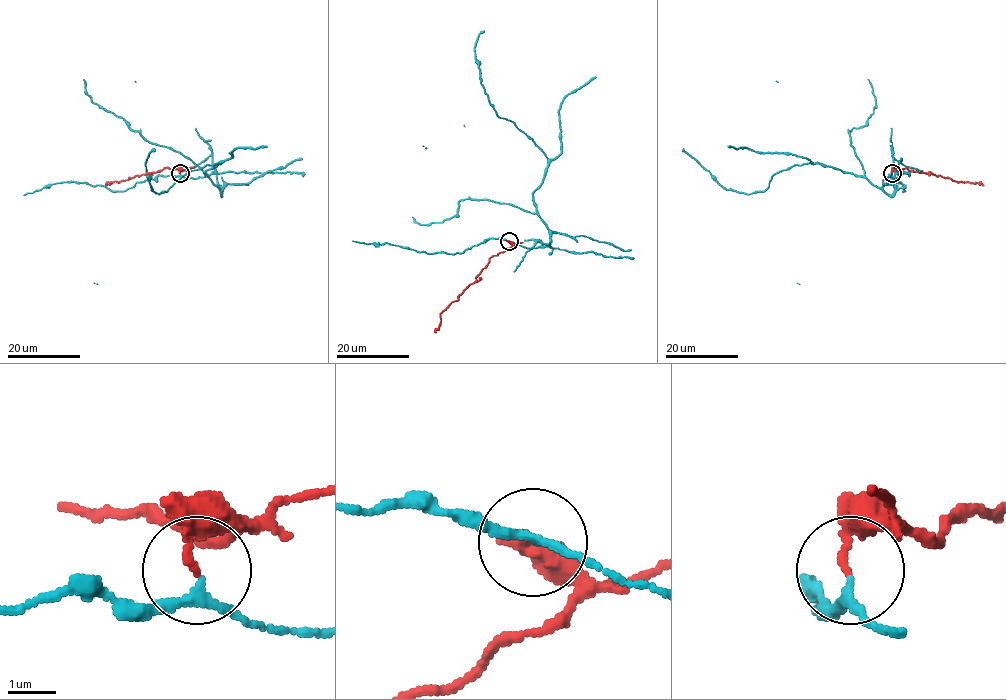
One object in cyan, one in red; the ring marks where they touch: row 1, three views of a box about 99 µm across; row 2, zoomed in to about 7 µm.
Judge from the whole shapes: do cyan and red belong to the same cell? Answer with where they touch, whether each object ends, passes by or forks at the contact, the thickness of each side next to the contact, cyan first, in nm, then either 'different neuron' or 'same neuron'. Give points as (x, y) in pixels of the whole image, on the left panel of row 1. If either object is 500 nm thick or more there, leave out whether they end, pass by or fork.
at (180, 173); cyan passes by; red ends there; 170 nm thick on the cyan side, 140 nm on the other; different neuron

